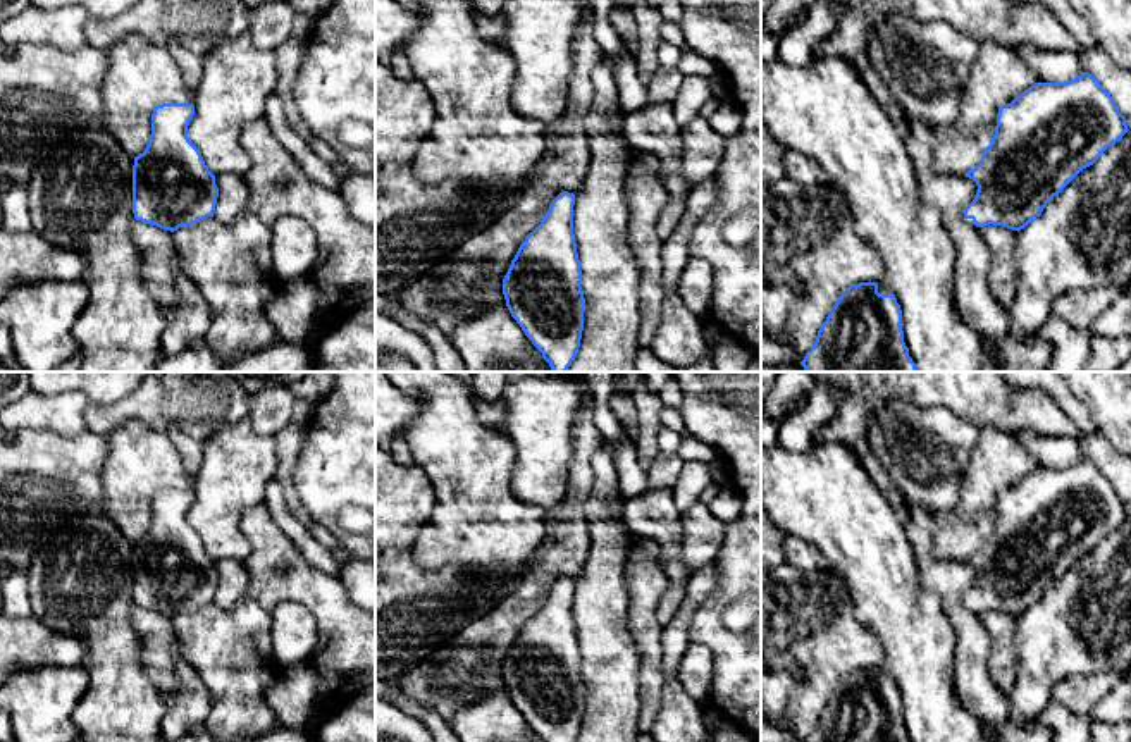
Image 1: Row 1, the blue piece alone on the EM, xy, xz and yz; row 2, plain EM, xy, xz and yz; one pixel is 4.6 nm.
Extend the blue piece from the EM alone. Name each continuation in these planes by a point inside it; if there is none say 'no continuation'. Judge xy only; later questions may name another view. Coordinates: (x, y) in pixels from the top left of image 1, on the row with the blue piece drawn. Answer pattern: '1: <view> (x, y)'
no continuation

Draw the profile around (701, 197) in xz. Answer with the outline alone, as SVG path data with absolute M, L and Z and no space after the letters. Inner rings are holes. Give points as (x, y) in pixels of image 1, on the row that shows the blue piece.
M716 176L699 186L692 186L685 200L685 213L675 232L663 239L663 286L664 303L661 322L651 343L651 351L668 365L683 368L701 362L709 353L706 322L695 315L680 298L682 272L690 260L689 241L692 227L701 215L716 201Z

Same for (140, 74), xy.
M127 34L107 50L100 93L100 127L133 158L148 145L157 105L195 100L195 91L184 84L179 64L167 46L139 34Z

